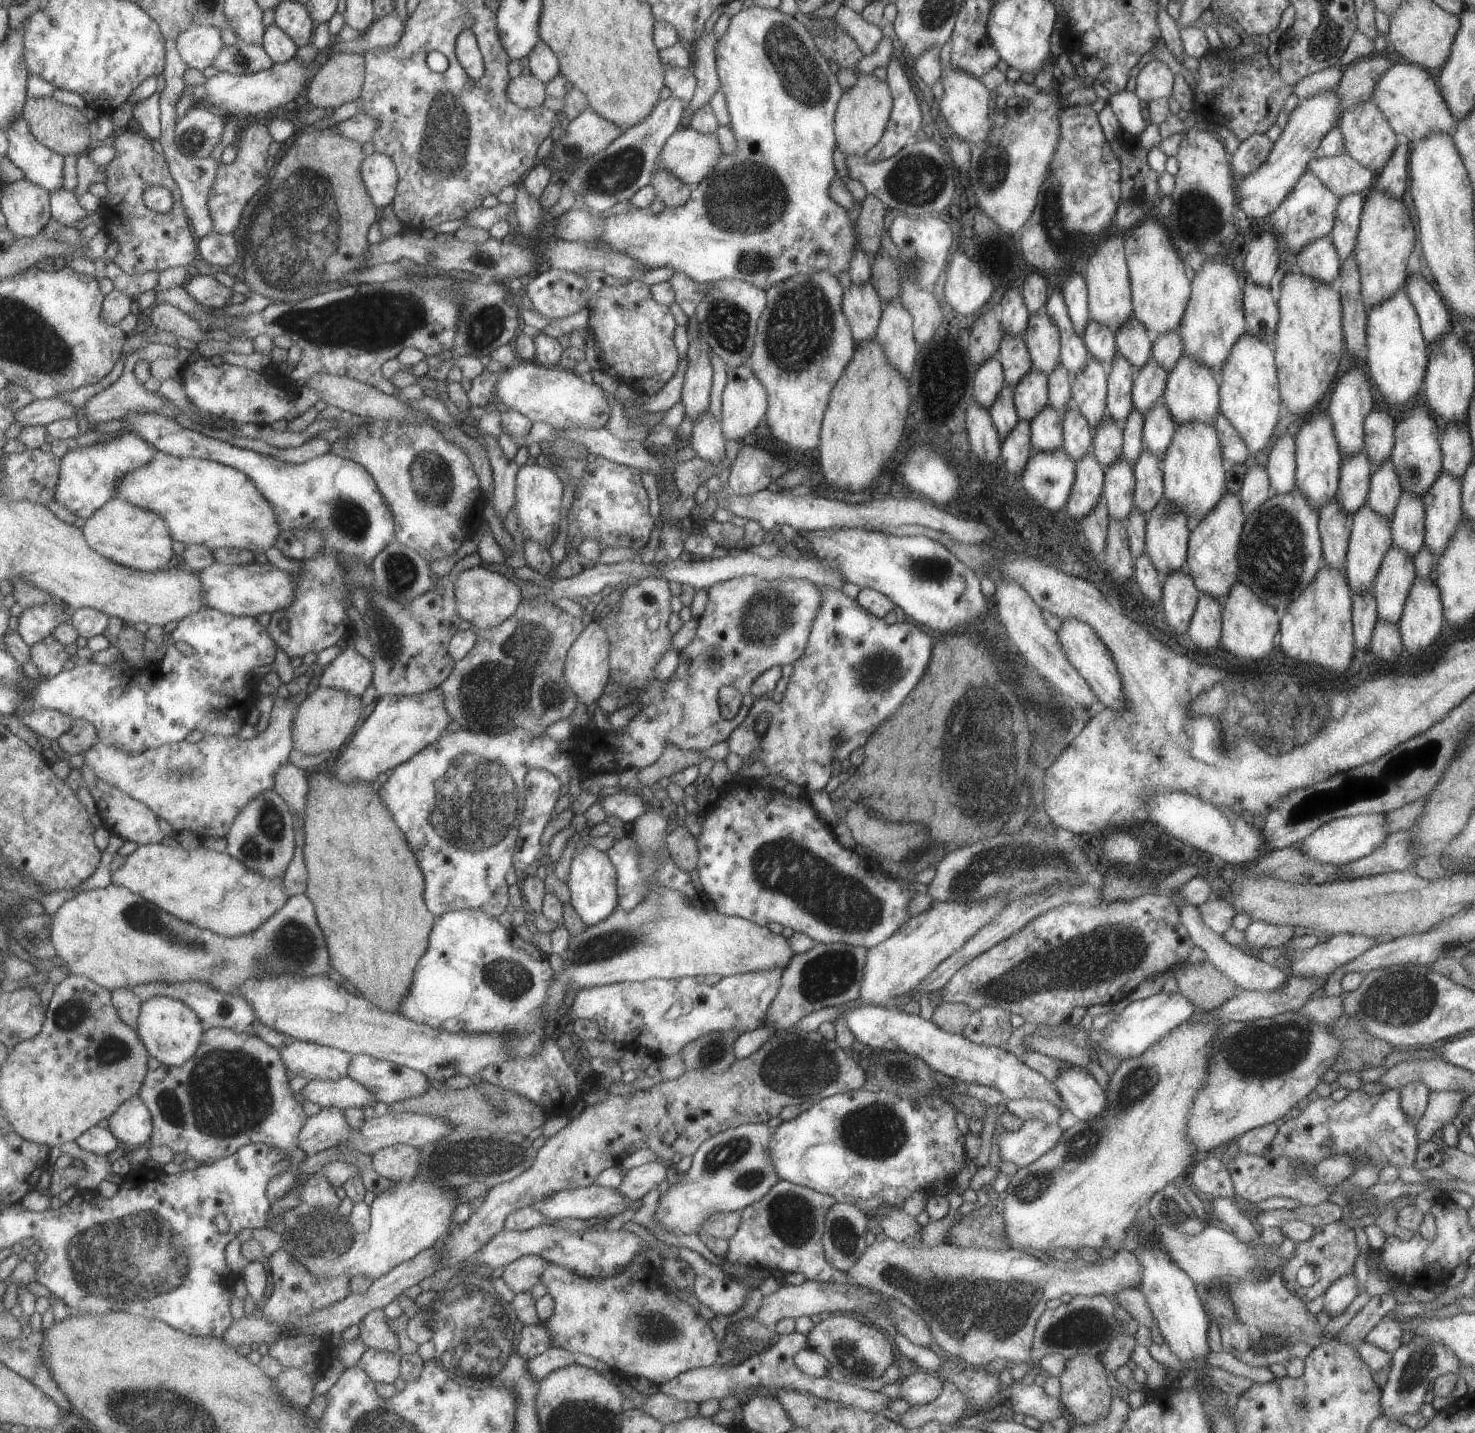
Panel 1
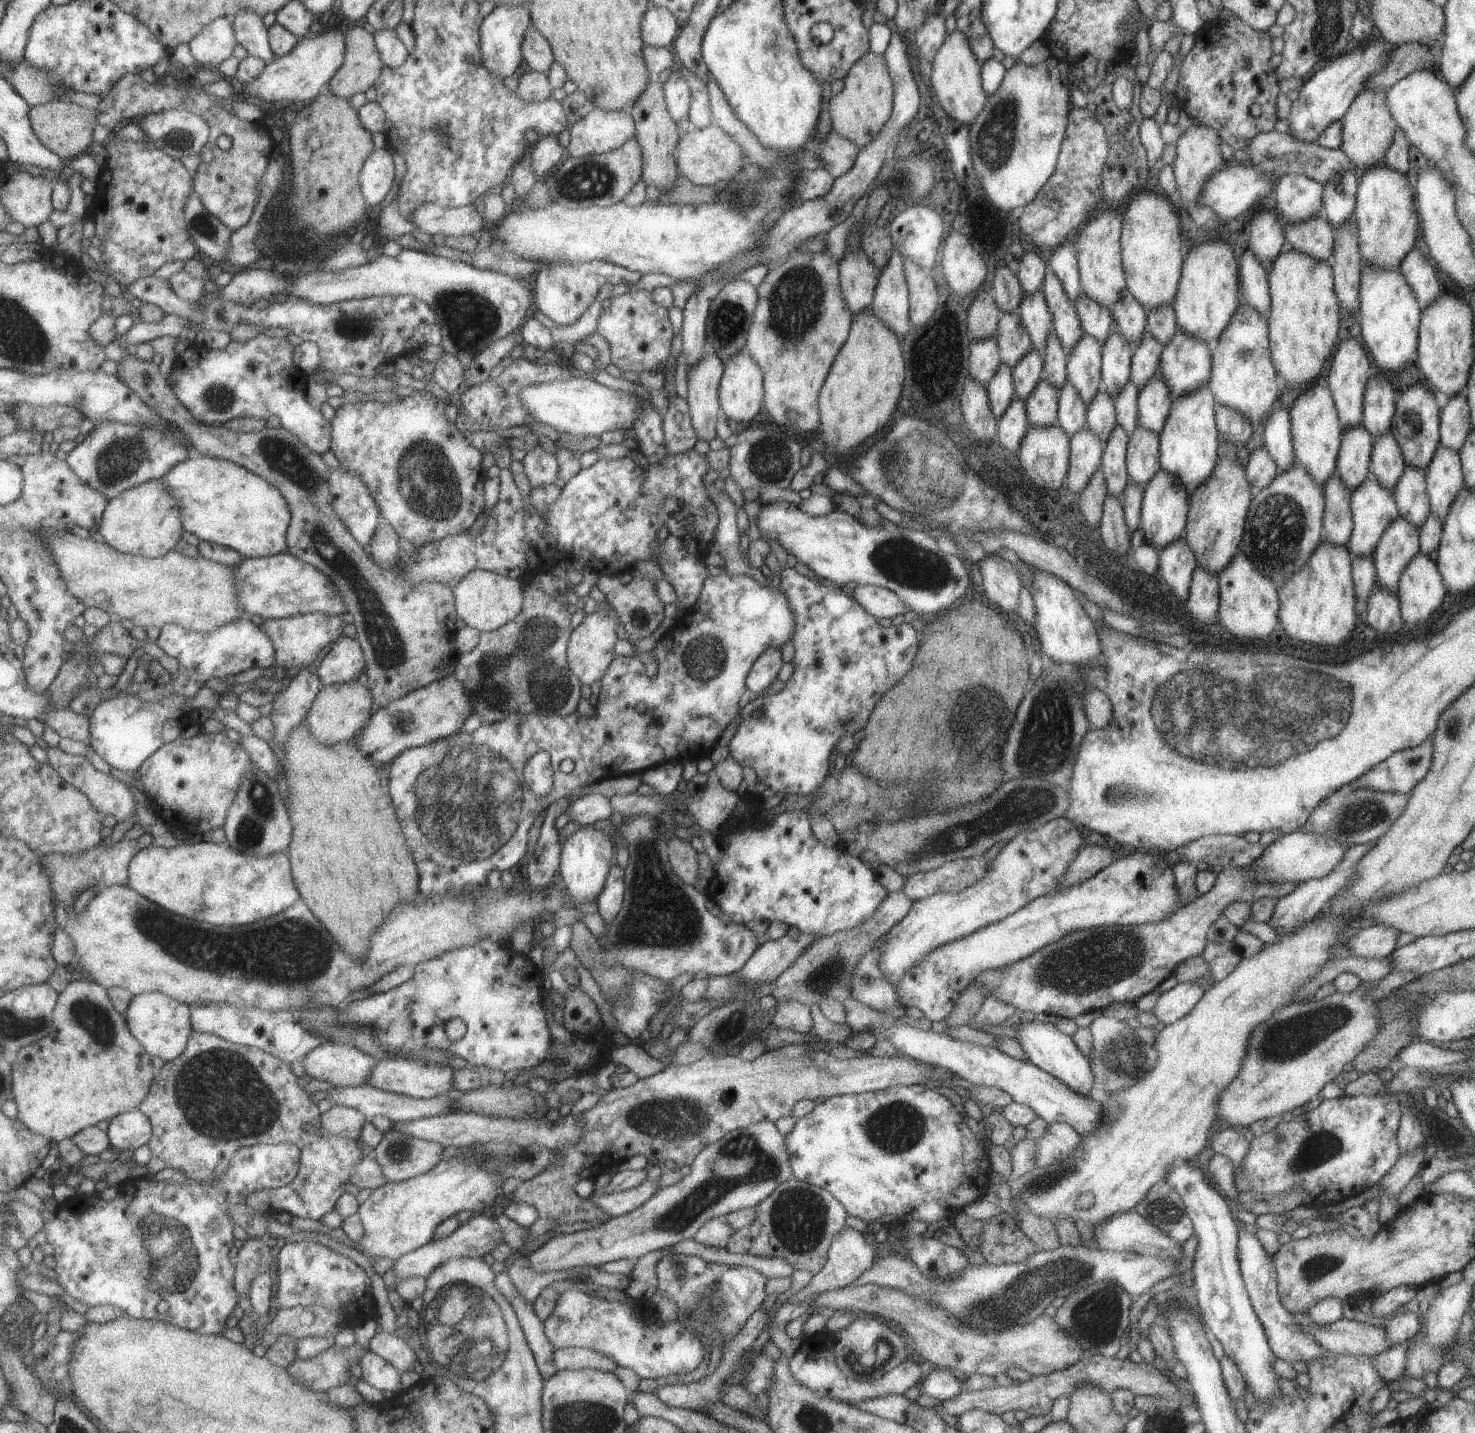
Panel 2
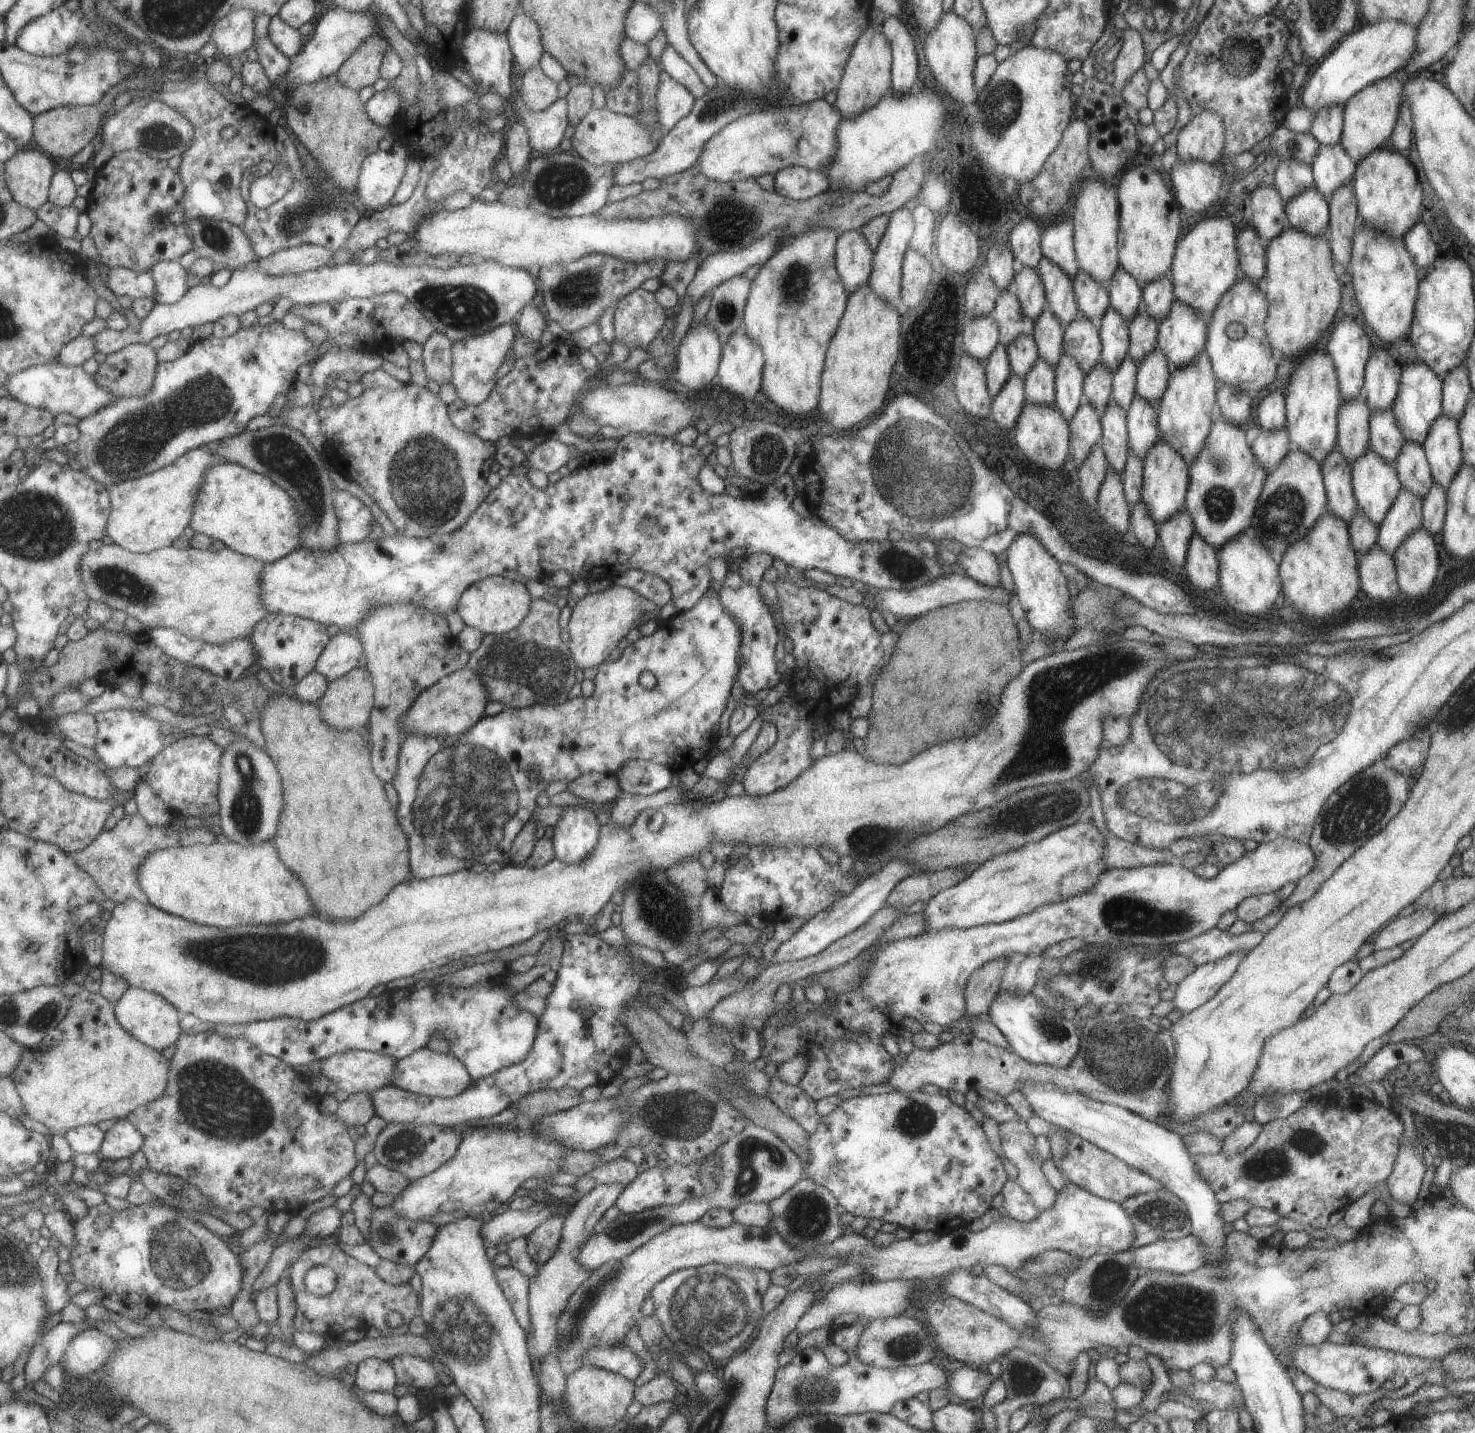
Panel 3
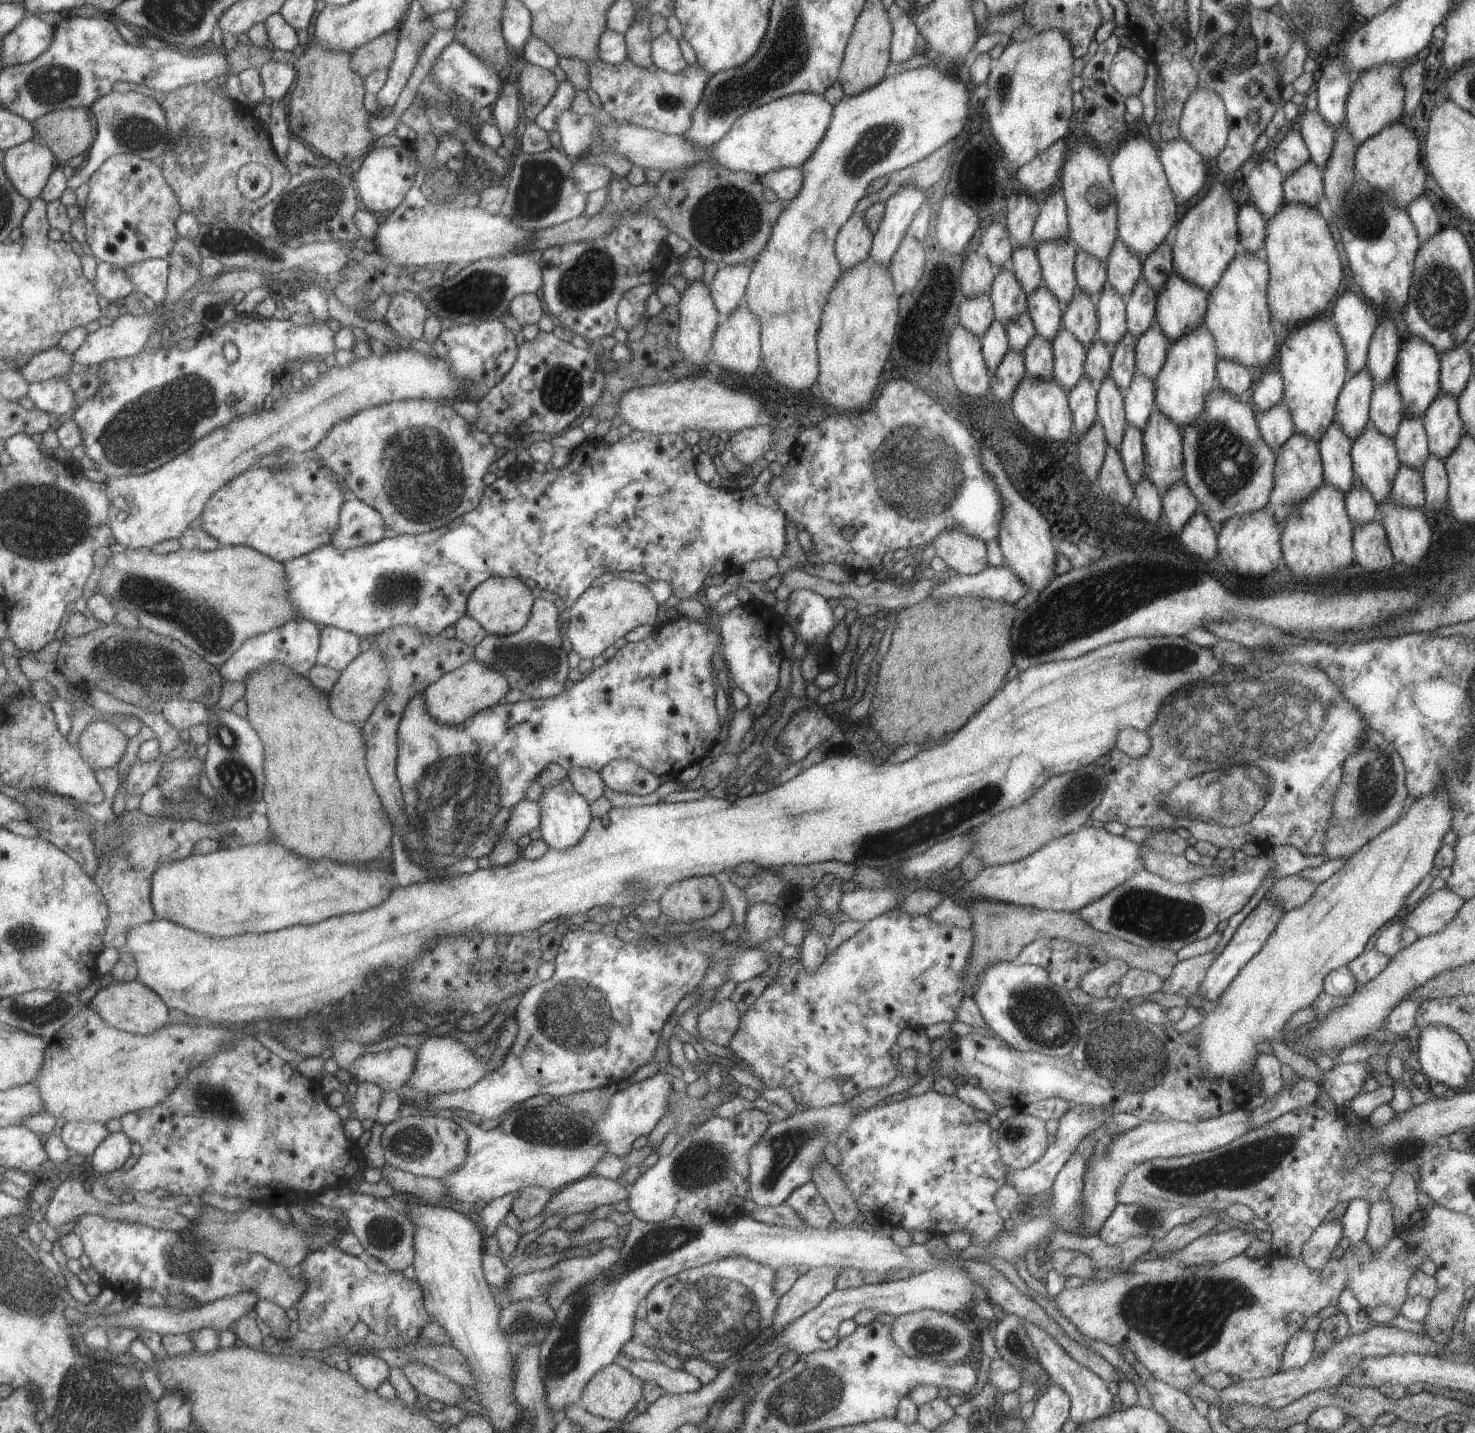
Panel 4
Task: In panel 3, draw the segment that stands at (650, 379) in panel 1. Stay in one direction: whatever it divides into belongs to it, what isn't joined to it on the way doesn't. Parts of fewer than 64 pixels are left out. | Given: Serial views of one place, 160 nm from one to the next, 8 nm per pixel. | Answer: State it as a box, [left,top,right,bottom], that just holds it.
[612,287,666,350]

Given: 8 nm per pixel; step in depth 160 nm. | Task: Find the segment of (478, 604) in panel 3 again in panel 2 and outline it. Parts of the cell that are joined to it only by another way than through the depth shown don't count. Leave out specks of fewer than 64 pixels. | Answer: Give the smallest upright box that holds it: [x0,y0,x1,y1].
[453,571,525,632]

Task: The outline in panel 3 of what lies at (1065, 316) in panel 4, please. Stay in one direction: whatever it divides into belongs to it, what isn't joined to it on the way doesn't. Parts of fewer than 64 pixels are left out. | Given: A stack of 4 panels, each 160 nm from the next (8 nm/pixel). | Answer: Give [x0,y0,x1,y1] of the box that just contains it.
[1062,312,1101,376]

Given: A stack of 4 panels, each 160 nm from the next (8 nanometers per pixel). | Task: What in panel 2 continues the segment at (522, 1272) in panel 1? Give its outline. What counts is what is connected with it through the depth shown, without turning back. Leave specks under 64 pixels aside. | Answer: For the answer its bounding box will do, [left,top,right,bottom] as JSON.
[525,1120,793,1273]

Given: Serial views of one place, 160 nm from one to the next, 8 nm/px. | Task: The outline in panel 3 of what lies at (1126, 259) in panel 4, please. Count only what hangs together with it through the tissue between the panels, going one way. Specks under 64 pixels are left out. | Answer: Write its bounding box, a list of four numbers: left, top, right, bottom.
[1105,265,1142,322]

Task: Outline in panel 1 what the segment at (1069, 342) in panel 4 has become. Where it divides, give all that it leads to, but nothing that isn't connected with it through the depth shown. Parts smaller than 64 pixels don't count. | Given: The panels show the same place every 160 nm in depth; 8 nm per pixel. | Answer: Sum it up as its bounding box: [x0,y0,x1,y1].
[1062,409,1092,464]

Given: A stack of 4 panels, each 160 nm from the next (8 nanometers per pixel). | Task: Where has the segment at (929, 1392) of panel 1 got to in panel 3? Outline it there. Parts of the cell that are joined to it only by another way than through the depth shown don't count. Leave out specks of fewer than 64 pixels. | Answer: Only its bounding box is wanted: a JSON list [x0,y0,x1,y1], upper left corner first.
[945,1365,996,1404]

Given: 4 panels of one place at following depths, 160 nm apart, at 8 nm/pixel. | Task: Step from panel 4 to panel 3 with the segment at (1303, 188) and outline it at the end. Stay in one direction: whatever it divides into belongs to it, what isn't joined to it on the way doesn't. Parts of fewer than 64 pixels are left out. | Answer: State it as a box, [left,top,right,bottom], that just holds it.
[1284,186,1327,237]

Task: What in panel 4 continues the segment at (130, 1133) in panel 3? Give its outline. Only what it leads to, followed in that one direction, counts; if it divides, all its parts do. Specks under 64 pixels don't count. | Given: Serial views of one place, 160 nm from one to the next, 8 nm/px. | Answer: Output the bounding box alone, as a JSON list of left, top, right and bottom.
[92,1130,134,1175]

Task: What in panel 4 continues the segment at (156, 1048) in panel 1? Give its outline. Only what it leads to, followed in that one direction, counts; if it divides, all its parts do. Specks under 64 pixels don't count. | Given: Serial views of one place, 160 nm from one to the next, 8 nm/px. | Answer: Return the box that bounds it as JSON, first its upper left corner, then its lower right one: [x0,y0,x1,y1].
[90,979,169,1035]

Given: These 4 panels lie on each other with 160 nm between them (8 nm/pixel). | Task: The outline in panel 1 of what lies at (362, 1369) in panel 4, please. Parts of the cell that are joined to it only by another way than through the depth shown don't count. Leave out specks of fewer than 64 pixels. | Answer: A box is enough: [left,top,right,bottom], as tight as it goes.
[360,1348,402,1384]

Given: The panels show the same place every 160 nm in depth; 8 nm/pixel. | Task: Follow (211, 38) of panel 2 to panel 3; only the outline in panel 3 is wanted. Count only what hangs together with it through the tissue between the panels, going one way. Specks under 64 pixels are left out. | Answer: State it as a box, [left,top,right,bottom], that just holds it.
[212,9,256,58]

